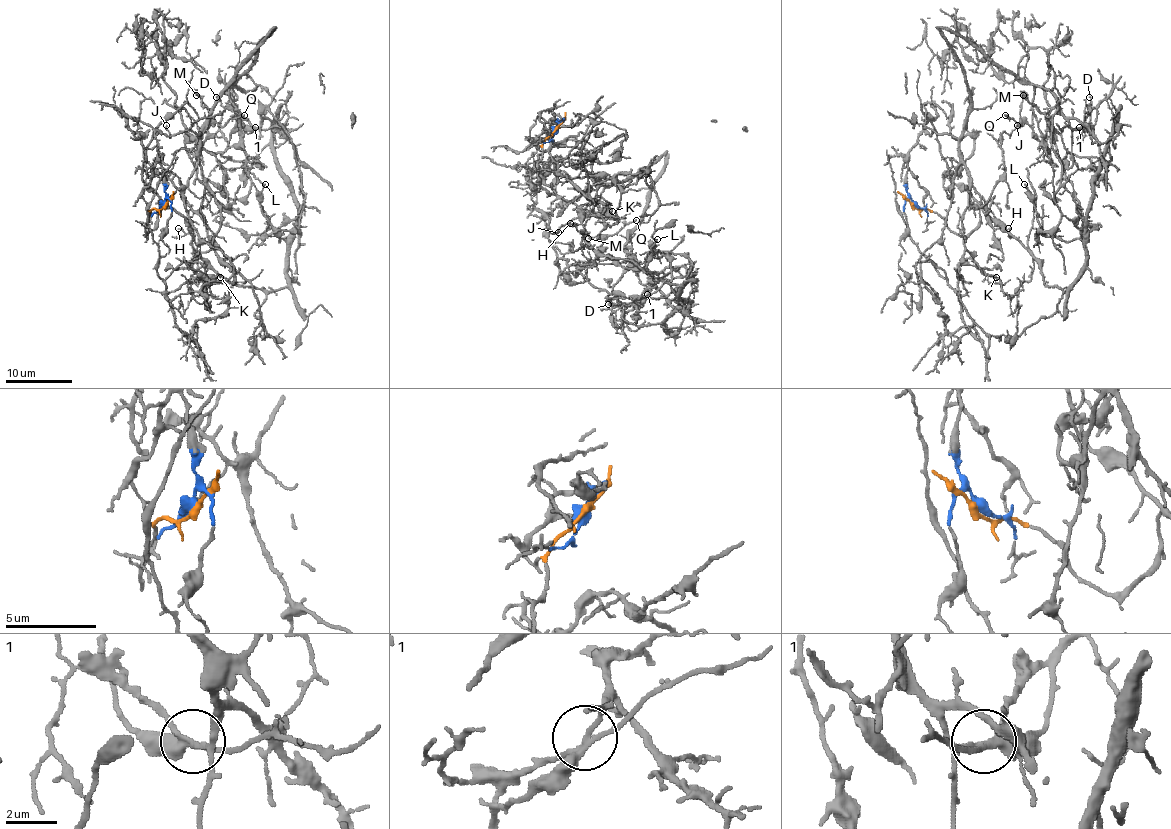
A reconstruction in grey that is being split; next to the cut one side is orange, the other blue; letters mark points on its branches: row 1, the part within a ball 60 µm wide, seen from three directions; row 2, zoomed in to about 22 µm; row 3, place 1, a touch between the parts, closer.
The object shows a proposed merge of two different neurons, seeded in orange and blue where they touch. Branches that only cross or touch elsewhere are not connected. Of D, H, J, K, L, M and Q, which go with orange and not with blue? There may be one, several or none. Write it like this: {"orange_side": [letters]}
{"orange_side": ["H", "L"]}

